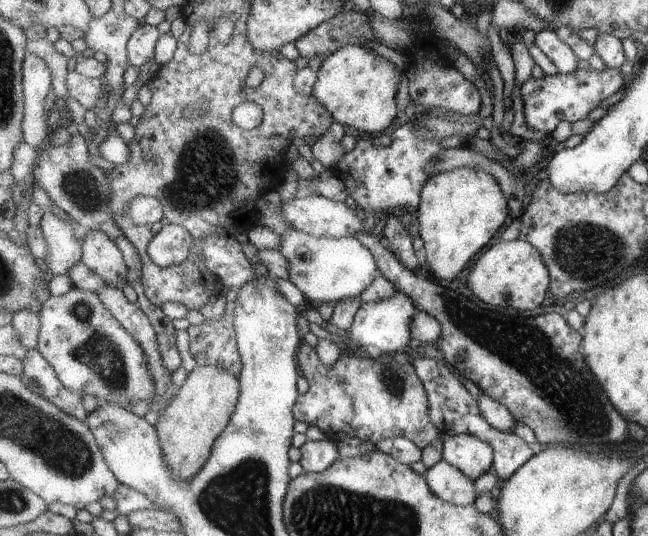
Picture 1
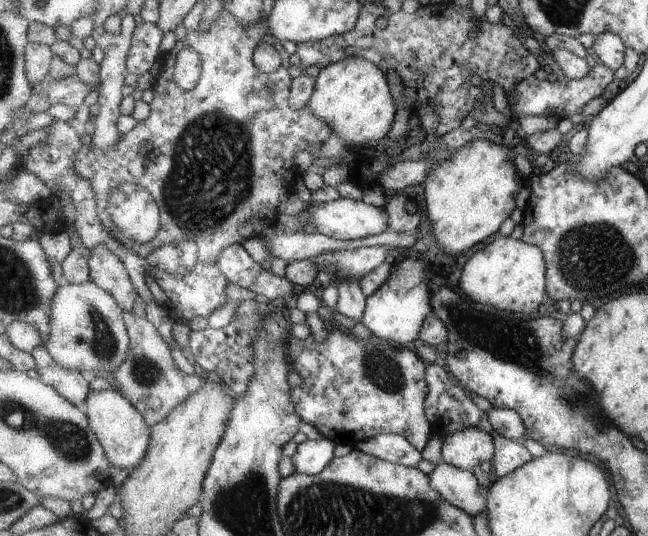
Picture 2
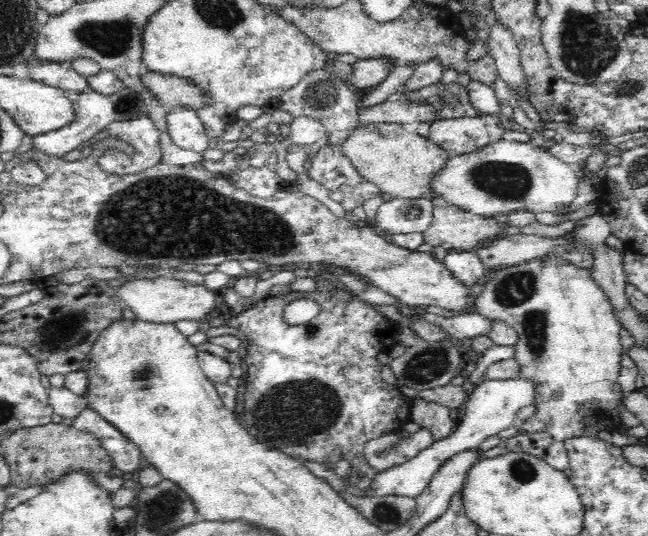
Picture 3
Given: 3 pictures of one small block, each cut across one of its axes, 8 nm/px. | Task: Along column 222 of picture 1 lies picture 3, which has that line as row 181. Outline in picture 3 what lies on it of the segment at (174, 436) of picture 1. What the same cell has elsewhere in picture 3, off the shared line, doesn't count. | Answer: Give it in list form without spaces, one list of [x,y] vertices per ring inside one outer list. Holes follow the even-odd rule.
[[[400,123],[370,124],[354,128],[348,140],[342,142],[342,151],[354,163],[356,170],[377,186],[385,199],[418,200],[425,197],[437,203],[432,180],[440,170],[444,170],[450,154],[429,138],[406,131]]]

